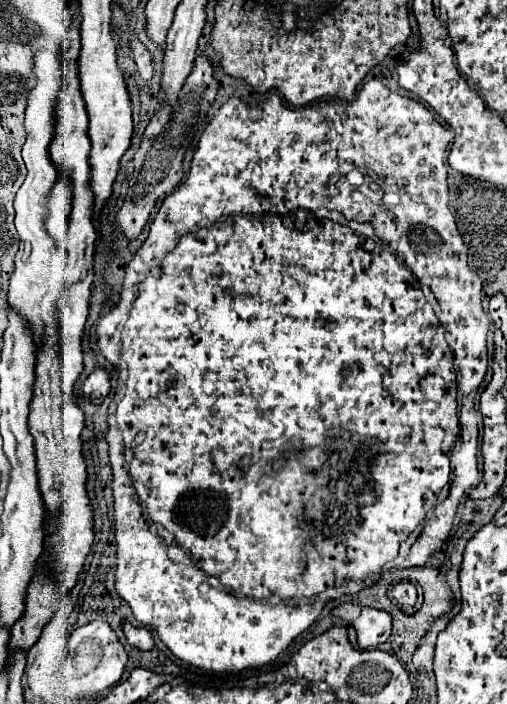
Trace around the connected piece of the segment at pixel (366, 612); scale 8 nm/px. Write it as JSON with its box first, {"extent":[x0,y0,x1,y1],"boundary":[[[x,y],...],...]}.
{"extent":[353,608,391,650],"boundary":[[[363,608],[361,616],[353,622],[353,628],[357,630],[357,642],[361,650],[375,648],[391,636],[391,616],[385,610],[375,608]]]}

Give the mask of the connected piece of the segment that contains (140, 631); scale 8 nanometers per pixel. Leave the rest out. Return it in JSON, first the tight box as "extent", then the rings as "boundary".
{"extent":[123,624,153,650],"boundary":[[[127,624],[123,628],[125,636],[127,636],[127,642],[139,650],[151,650],[153,648],[153,636],[147,628],[141,628],[141,626],[131,626]]]}

